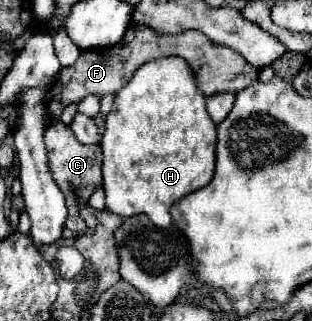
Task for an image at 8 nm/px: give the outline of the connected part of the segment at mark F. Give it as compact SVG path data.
M132 24L126 30L124 38L118 44L114 44L112 48L82 52L72 66L66 66L66 68L60 70L58 80L46 92L46 106L50 110L52 120L58 120L64 106L68 106L72 102L80 102L88 94L102 94L102 96L104 94L116 94L134 76L134 72L142 64L146 64L150 60L156 60L156 58L162 58L162 56L182 56L192 66L192 70L198 78L198 88L206 96L212 96L212 94L218 94L218 92L236 94L236 92L244 90L246 86L250 86L252 82L258 80L258 68L248 64L232 48L214 44L212 40L208 40L198 30L186 30L178 36L174 36L174 34L164 36L164 34L154 32L154 28L150 28L150 26Z

